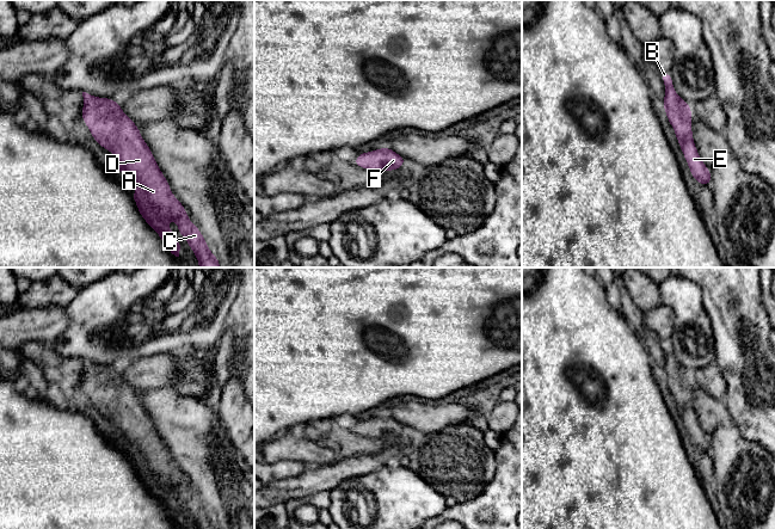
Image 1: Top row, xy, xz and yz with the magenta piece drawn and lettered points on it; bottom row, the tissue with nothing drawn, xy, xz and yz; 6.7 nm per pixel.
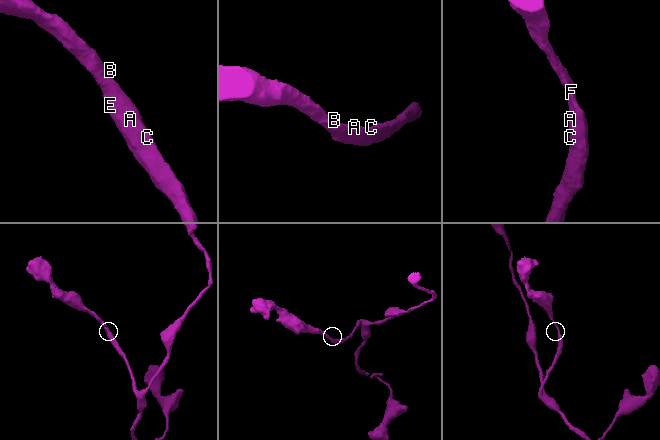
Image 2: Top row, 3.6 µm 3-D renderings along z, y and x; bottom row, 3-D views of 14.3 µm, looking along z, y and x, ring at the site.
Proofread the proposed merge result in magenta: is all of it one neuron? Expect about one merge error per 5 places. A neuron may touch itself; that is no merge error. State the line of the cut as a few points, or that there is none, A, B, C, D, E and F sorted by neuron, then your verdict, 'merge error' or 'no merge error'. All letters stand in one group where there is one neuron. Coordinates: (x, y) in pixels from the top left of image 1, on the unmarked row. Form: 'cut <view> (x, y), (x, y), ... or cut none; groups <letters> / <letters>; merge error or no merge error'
cut none; groups A B C D E F; no merge error

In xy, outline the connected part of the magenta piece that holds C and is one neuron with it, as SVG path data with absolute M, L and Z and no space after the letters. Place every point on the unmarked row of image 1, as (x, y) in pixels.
M82 359L82 364L81 385L92 400L91 404L116 424L118 439L139 449L133 467L166 516L179 524L180 512L166 492L167 487L174 487L198 529L219 529L198 494L190 490L182 469L173 463L168 448L155 430L139 394L122 379L122 373L112 365L99 365L86 359Z

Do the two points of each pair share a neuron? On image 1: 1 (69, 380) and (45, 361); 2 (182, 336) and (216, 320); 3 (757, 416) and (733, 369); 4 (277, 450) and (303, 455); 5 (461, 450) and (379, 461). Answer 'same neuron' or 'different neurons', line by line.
1: same neuron
2: same neuron
3: same neuron
4: same neuron
5: different neurons

